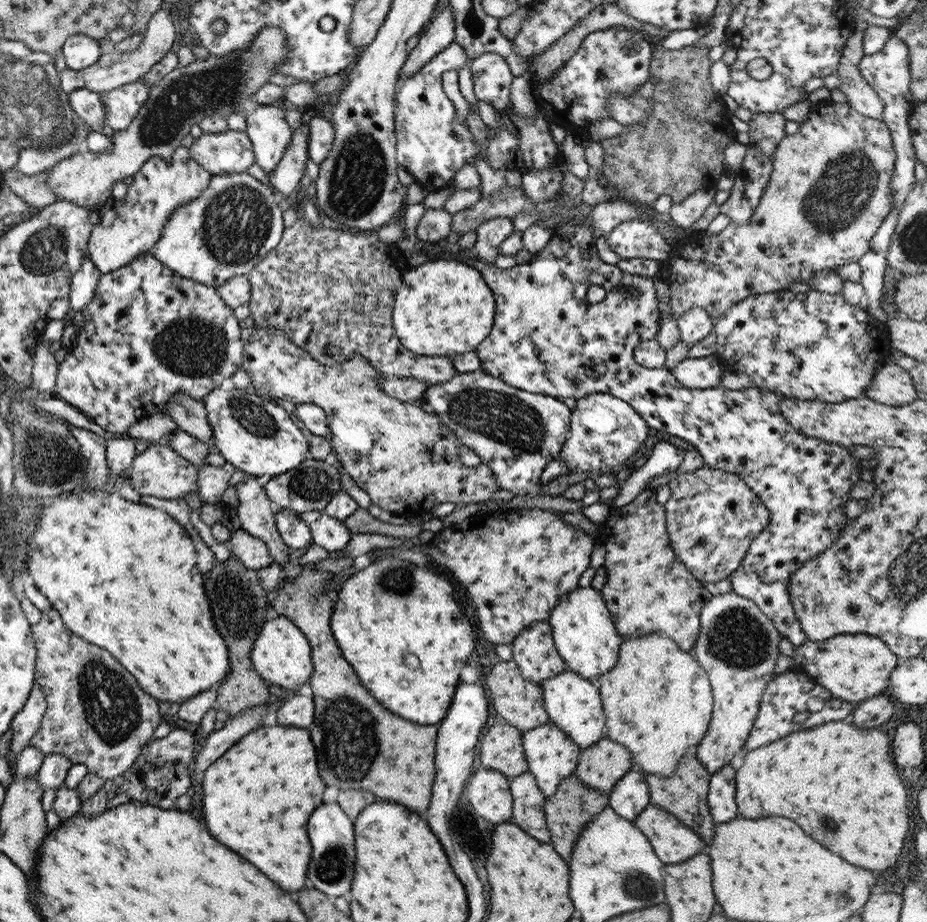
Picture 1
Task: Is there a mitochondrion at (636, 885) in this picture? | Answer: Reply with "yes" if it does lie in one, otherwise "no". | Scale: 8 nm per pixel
yes

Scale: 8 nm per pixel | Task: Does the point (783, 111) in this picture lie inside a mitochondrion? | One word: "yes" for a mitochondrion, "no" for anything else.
no

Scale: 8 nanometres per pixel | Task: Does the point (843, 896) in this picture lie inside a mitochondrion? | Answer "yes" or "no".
yes

